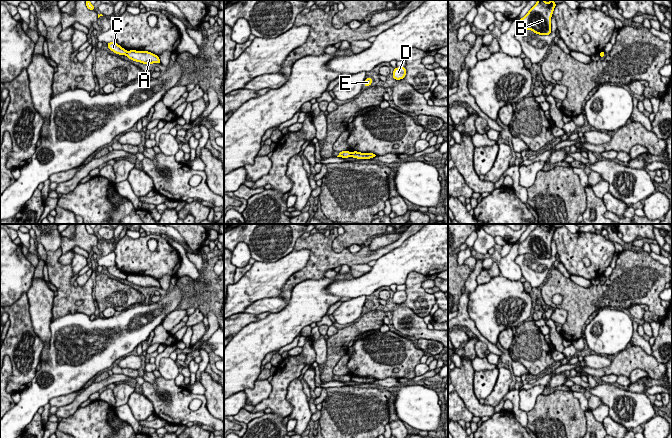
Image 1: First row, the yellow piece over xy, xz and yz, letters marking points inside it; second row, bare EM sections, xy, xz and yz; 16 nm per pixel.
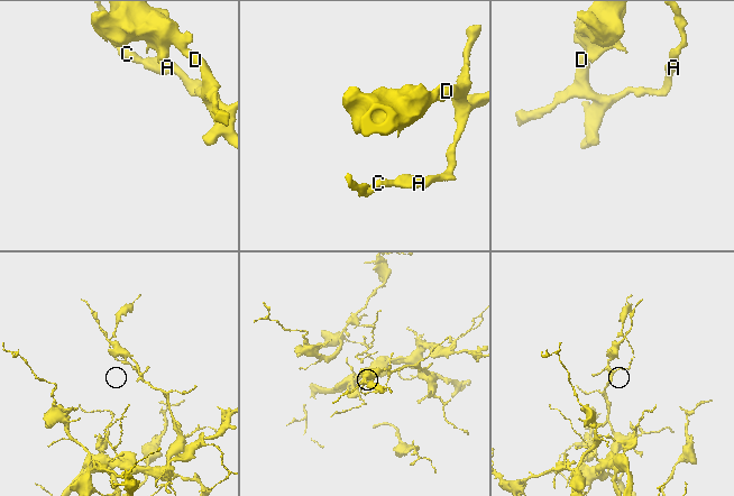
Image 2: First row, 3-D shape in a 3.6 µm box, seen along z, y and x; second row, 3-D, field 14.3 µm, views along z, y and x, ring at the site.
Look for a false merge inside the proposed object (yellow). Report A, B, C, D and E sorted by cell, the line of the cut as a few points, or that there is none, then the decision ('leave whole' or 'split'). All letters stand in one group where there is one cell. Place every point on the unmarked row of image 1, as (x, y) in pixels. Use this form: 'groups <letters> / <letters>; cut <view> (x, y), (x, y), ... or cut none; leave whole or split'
groups A B D E / C; cut xy (126, 275), (127, 278); split

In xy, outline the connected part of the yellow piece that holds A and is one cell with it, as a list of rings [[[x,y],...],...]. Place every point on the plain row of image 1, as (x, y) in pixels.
[[[127,275],[127,281],[133,285],[137,285],[143,288],[161,288],[159,281],[148,275]]]

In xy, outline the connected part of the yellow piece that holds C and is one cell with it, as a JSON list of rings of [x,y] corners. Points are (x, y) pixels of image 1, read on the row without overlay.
[[[110,266],[110,267],[107,267],[107,269],[108,269],[108,272],[111,275],[115,276],[116,278],[127,279],[127,275],[121,270],[119,270],[116,266]]]

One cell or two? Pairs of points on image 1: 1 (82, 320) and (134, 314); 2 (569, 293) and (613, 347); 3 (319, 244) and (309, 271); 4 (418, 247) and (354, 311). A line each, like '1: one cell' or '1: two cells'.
1: one cell
2: two cells
3: one cell
4: two cells

